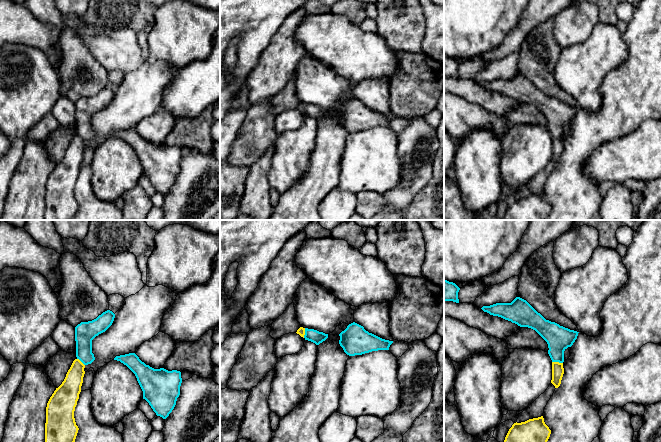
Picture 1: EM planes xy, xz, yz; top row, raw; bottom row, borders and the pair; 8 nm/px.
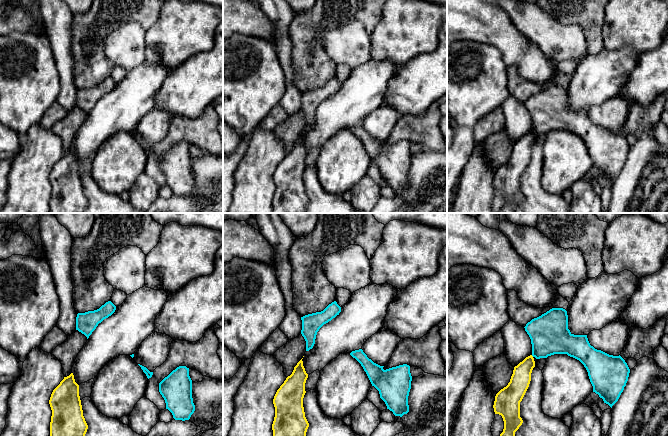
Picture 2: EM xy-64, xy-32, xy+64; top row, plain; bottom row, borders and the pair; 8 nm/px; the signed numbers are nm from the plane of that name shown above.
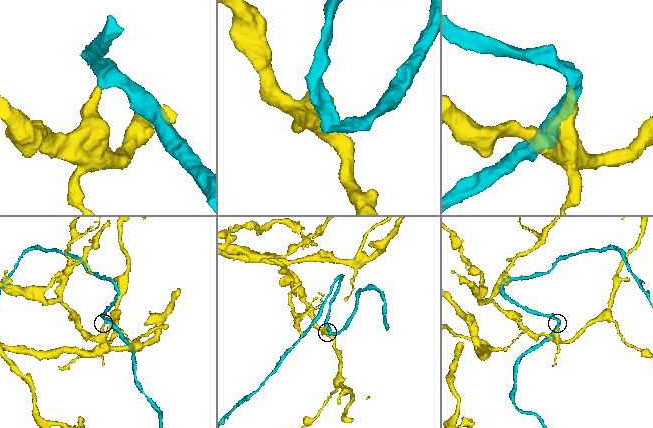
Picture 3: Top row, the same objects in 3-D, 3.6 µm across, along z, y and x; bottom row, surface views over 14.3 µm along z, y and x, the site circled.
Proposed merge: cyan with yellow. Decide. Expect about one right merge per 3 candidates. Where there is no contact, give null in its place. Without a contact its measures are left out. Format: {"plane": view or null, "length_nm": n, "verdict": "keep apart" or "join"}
{"plane": "yz", "length_nm": 90, "verdict": "keep apart"}

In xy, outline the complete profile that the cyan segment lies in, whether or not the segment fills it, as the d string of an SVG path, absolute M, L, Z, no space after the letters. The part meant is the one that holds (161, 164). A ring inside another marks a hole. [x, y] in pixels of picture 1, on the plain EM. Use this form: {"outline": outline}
{"outline": "M135 129L116 132L136 152L145 175L157 192L166 195L176 181L182 159L181 148L154 145L142 138Z"}

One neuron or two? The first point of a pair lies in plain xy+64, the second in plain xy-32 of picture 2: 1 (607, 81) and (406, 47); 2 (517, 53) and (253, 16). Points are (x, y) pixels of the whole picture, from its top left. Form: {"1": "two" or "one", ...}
{"1": "two", "2": "one"}

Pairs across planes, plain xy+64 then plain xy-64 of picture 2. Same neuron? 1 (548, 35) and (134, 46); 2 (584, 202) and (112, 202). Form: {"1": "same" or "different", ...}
{"1": "same", "2": "different"}

